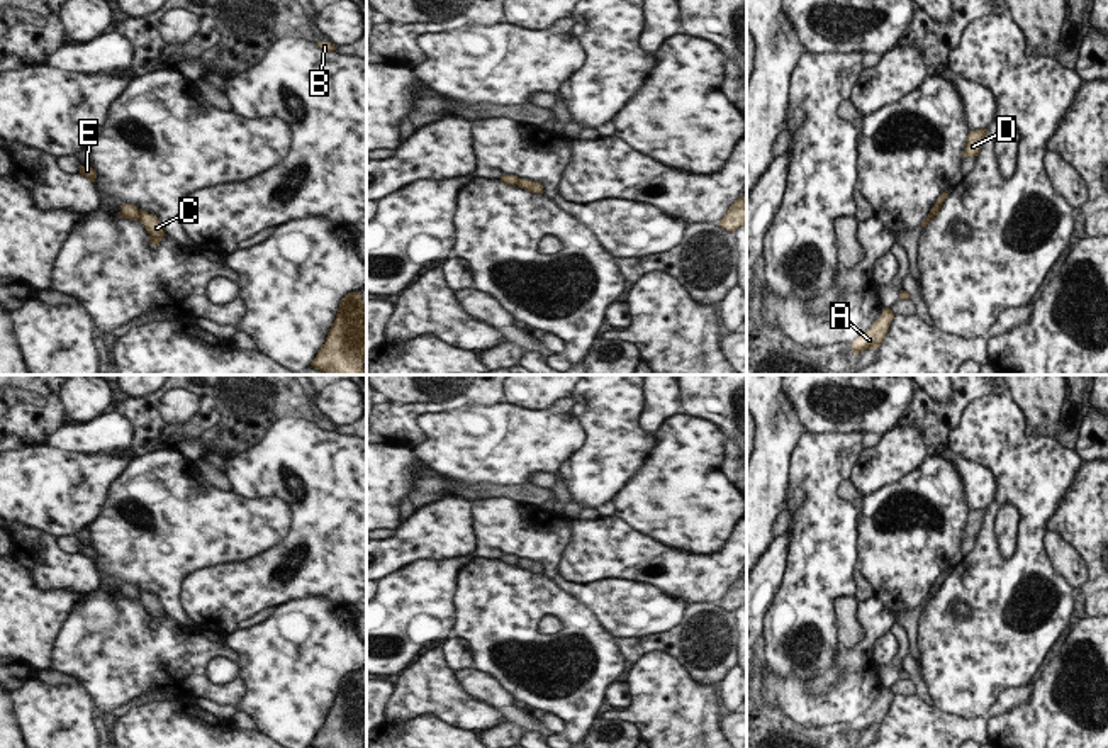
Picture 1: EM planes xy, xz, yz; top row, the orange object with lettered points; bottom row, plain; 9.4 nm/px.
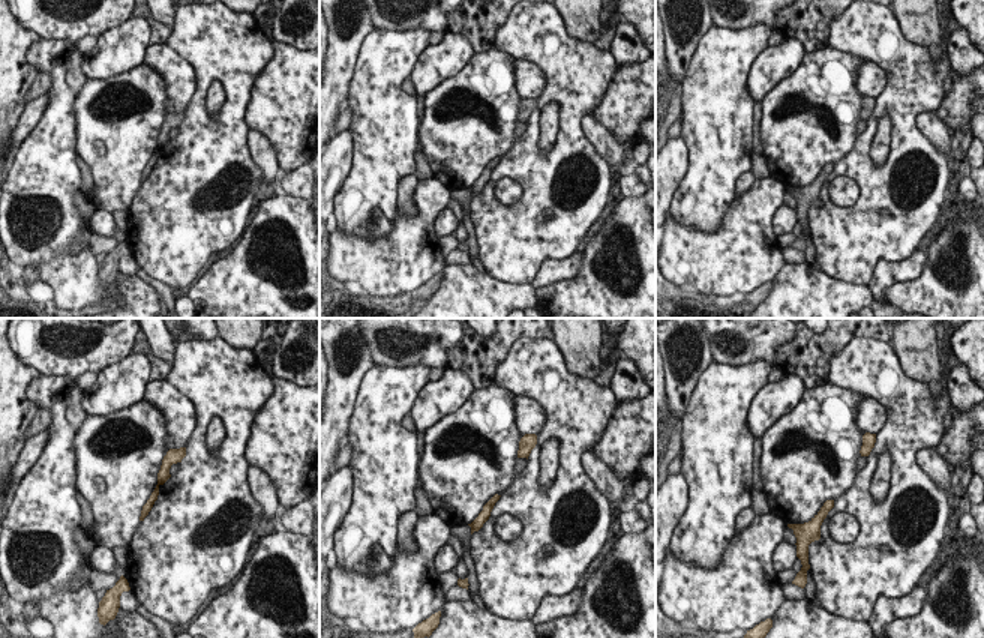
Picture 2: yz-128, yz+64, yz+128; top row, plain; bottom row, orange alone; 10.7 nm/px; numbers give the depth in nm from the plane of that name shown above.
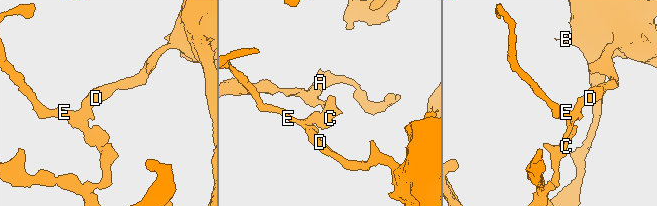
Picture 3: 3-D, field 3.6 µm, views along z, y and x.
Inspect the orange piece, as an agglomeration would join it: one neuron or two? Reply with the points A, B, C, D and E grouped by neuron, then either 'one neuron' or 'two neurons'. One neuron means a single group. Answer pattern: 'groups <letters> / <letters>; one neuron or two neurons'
groups A C / B D E; two neurons

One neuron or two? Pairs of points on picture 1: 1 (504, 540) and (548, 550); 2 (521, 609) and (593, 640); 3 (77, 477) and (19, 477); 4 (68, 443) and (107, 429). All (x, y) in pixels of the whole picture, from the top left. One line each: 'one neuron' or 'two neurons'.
1: one neuron
2: one neuron
3: one neuron
4: one neuron

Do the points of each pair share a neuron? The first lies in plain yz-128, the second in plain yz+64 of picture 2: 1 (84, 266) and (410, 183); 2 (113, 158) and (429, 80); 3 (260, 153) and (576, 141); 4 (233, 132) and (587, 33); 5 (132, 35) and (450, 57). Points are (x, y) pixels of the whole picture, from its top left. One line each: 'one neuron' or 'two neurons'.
1: two neurons
2: two neurons
3: two neurons
4: two neurons
5: one neuron

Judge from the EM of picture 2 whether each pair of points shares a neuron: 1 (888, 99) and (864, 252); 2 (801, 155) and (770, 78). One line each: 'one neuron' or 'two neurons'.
1: one neuron
2: two neurons

